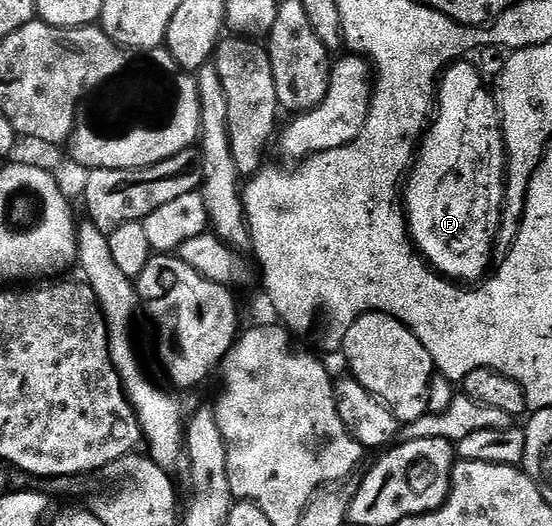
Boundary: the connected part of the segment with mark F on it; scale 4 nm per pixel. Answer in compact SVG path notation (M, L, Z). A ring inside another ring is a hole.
M457 60L443 71L439 79L438 109L423 135L410 170L410 177L406 182L406 221L410 237L417 251L437 274L449 280L472 284L489 273L492 248L496 241L496 232L500 229L505 181L506 151L497 99L489 83L488 86L484 83L483 76L468 63L468 60Z

